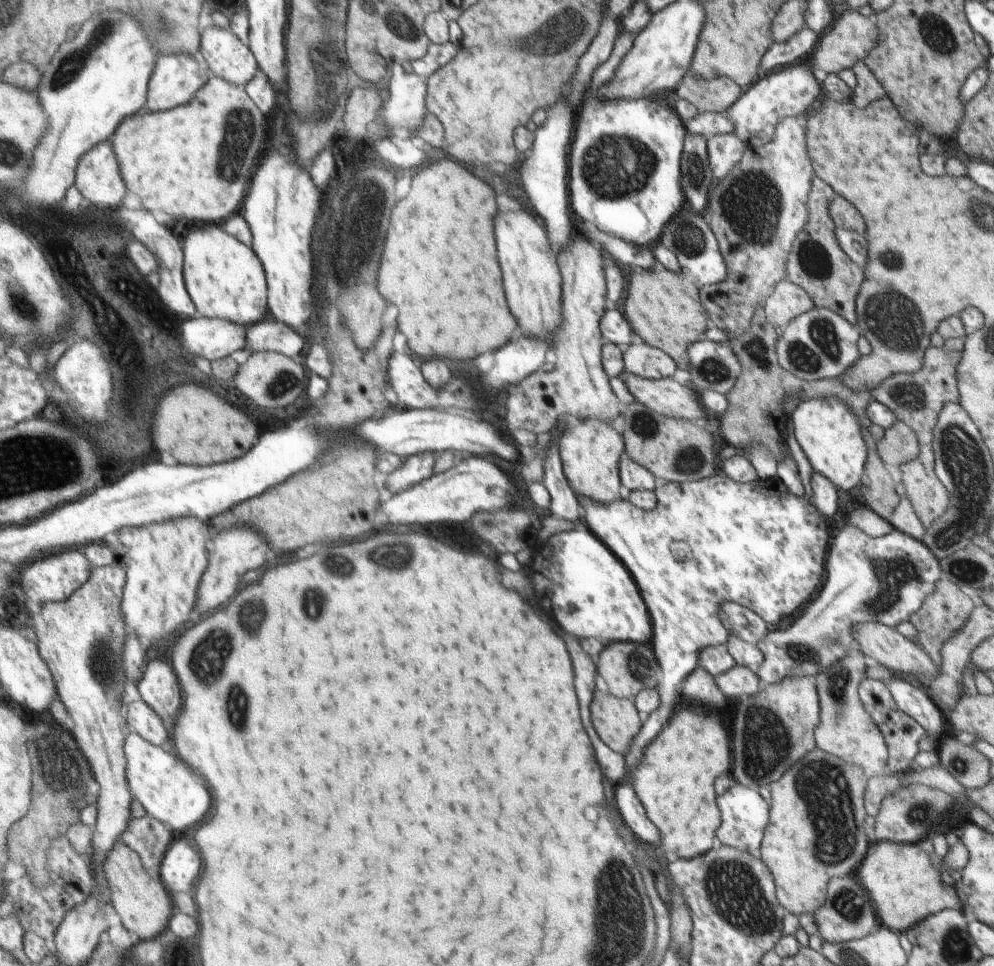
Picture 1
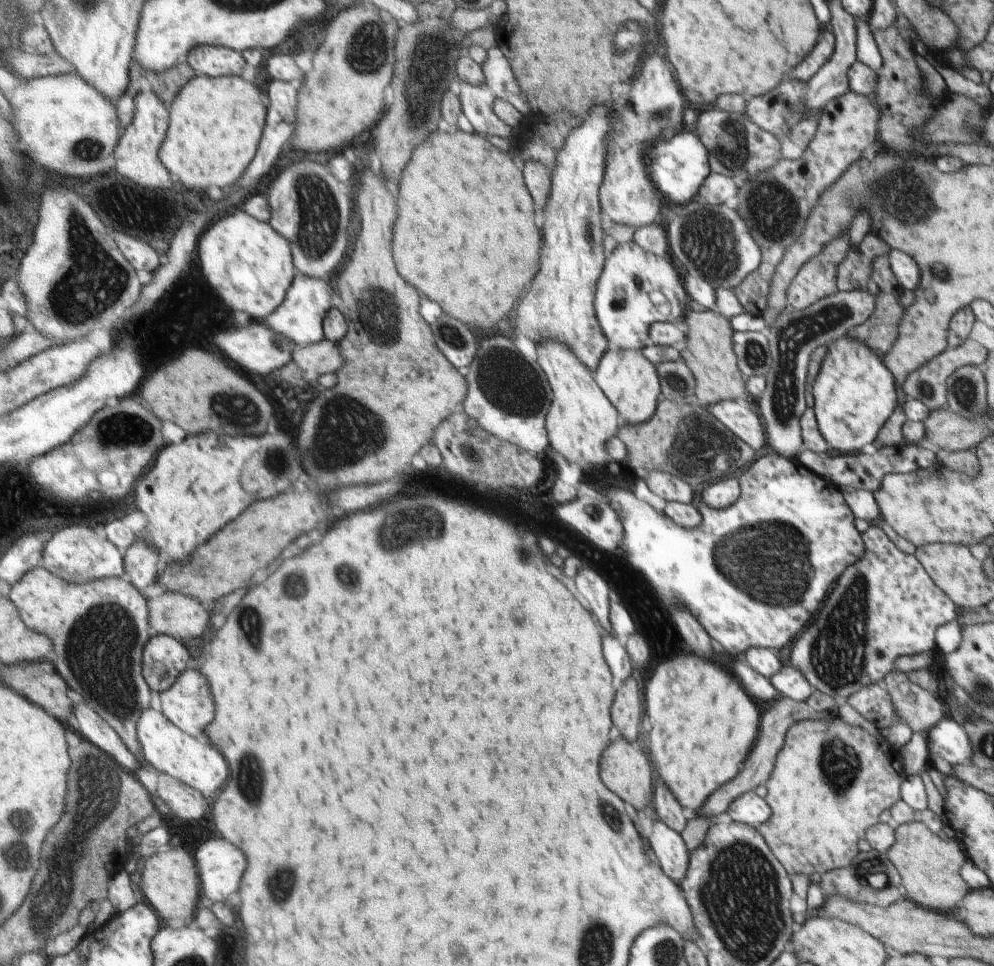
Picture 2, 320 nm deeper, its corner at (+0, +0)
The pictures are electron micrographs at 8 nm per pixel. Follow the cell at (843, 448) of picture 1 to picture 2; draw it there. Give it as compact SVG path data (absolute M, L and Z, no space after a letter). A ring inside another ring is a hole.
M848 335L832 340L820 362L810 392L814 417L829 449L850 455L875 439L896 405L894 376L861 339Z

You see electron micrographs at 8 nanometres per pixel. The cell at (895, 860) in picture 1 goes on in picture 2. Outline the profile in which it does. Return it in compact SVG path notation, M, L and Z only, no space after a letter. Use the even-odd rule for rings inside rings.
M910 821L896 827L896 842L885 853L891 864L897 868L900 881L906 890L906 898L923 908L947 913L955 908L969 890L967 884L959 876L959 868L965 860L961 848L953 842L953 838L941 840L933 832L929 832L921 821Z

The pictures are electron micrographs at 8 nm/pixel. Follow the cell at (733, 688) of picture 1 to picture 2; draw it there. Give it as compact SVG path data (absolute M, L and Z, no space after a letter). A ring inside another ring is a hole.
M785 665L767 680L781 693L781 697L787 697L794 701L805 700L812 693L812 686L807 679L793 665Z

